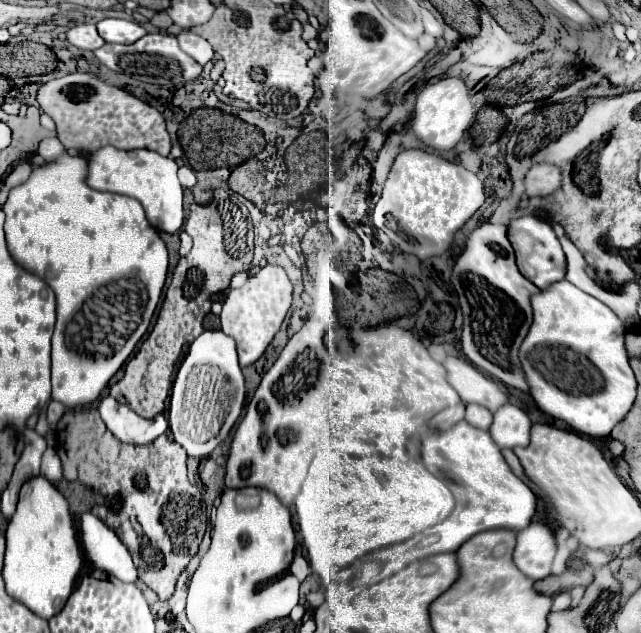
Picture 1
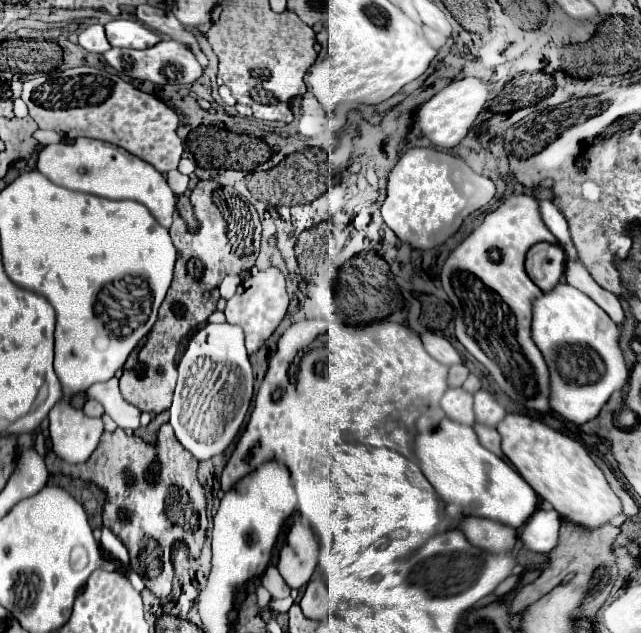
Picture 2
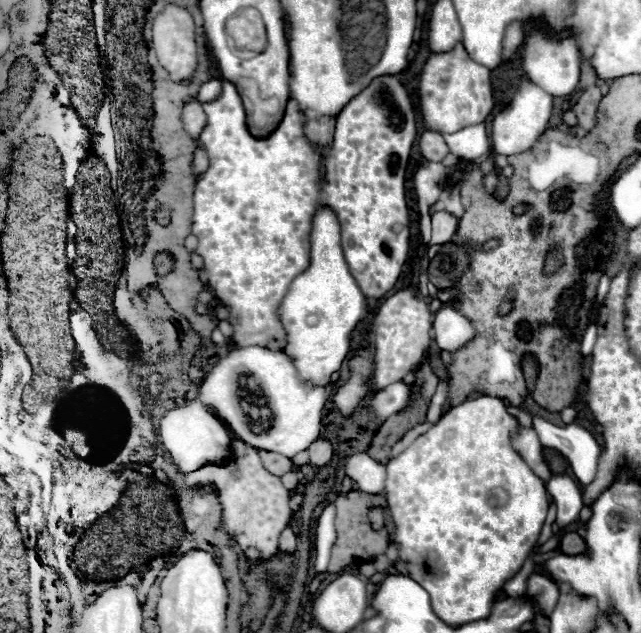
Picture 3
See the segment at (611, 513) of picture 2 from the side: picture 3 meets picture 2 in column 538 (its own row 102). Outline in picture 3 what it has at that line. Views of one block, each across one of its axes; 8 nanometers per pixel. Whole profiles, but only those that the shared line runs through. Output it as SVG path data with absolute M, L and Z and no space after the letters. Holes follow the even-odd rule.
M458 42L454 50L430 54L420 76L418 92L424 126L442 134L452 134L466 126L484 122L496 106L492 90L492 70L466 56L462 42Z

